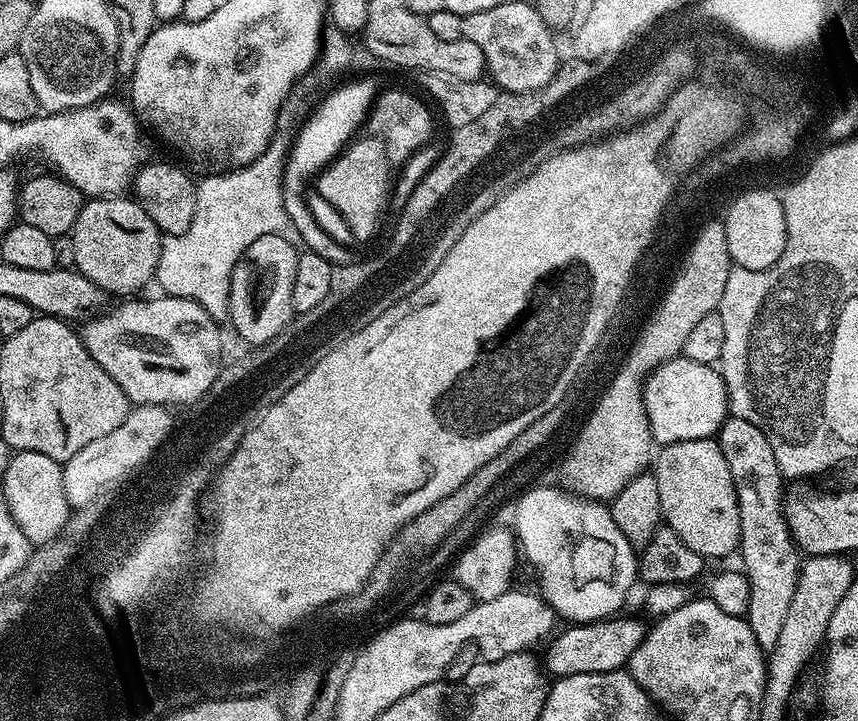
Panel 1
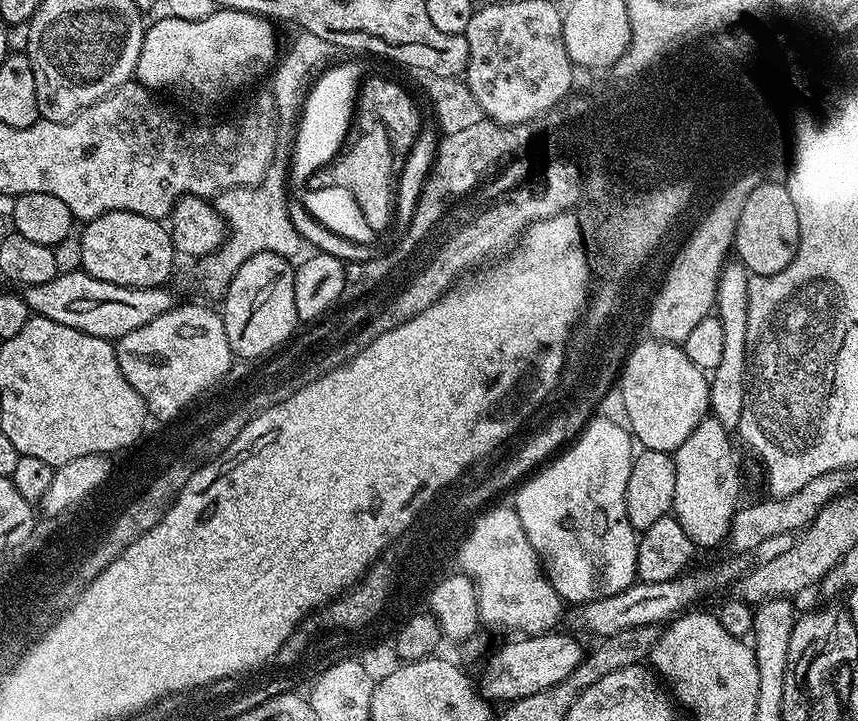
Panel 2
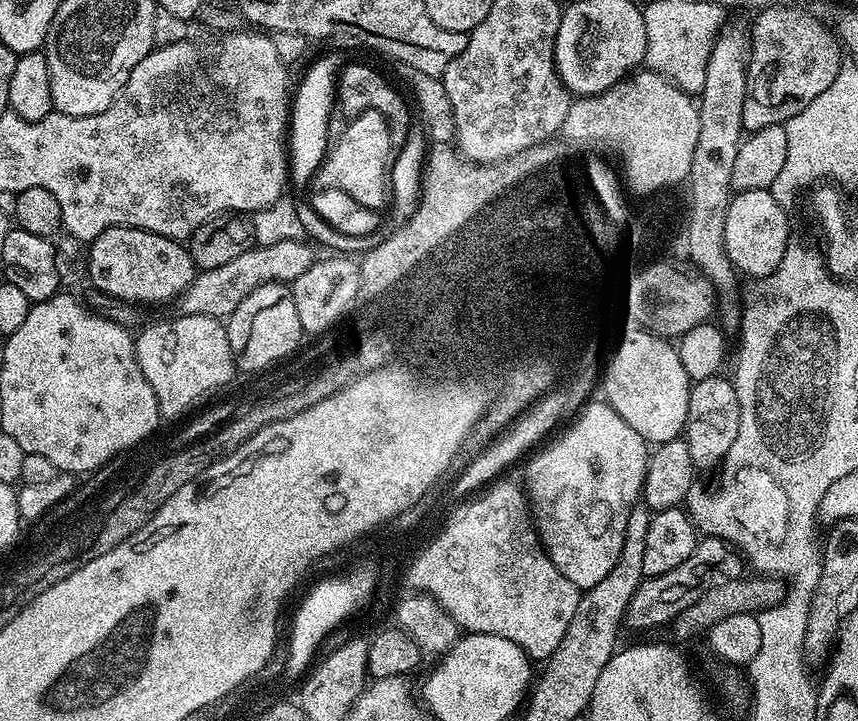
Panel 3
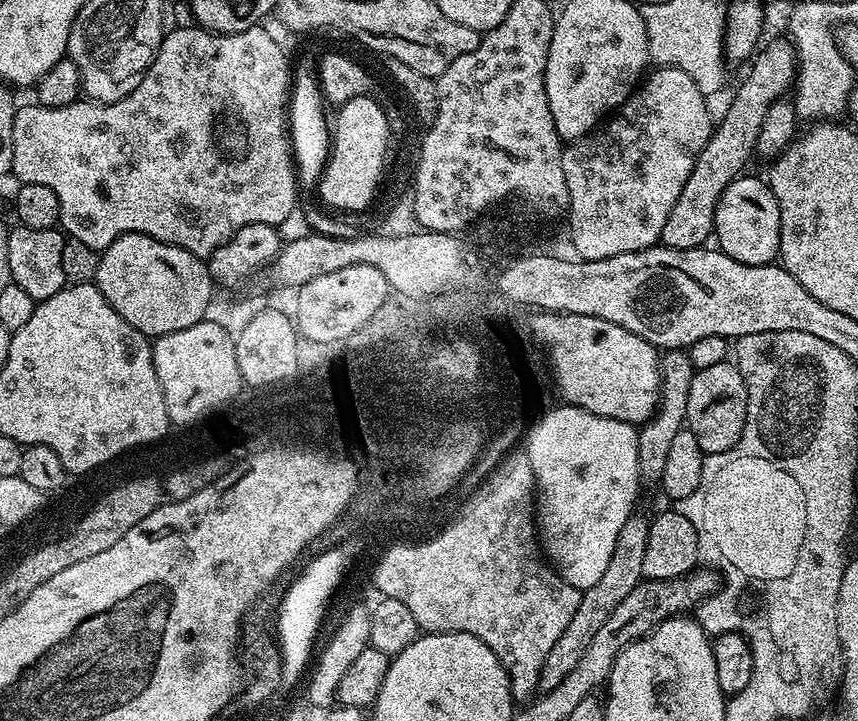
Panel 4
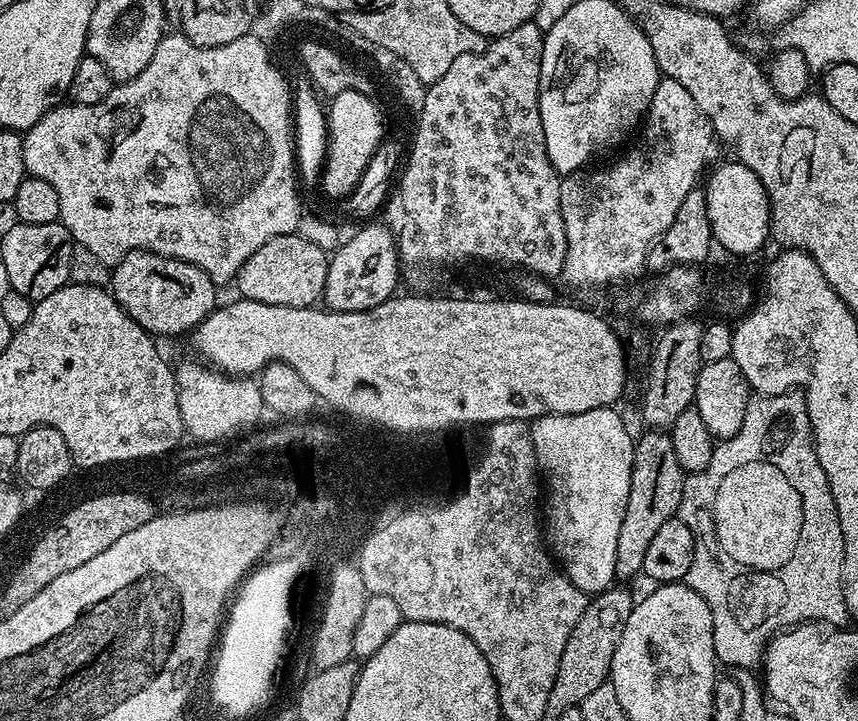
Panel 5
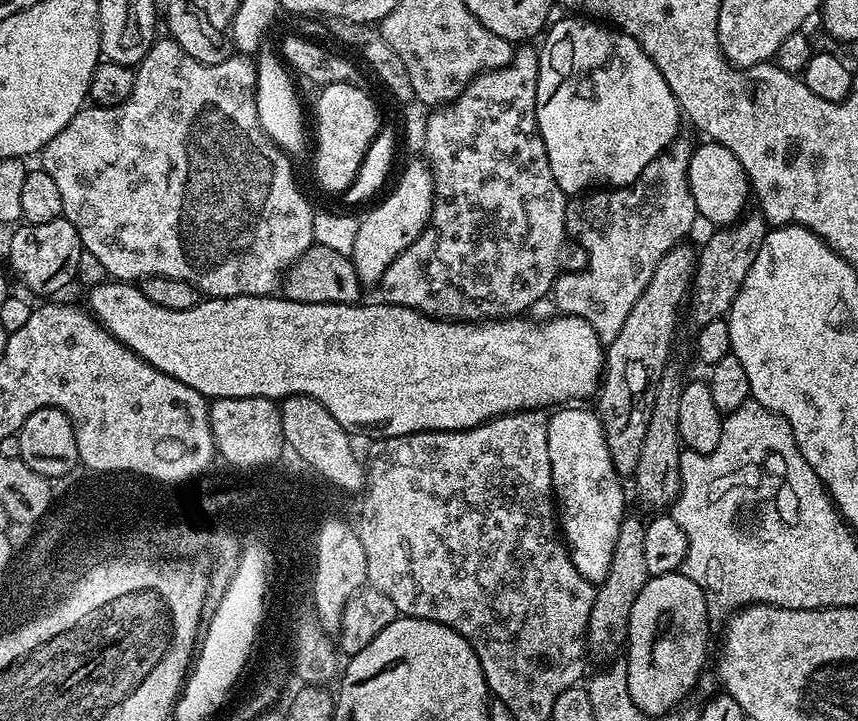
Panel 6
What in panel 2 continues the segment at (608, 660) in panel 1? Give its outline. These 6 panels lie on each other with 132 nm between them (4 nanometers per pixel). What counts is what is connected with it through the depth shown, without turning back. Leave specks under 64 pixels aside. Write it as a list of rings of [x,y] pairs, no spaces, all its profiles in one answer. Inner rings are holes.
[[[560,630],[545,632],[539,636],[525,635],[523,638],[512,638],[509,644],[504,644],[500,648],[500,652],[496,652],[484,664],[484,669],[480,672],[480,680],[478,676],[478,687],[481,696],[489,702],[511,702],[518,698],[526,698],[530,694],[538,694],[538,690],[546,690],[550,686],[558,686],[558,682],[562,682],[570,673],[580,665],[580,661],[584,659],[585,649],[580,649],[580,644],[575,635],[565,634],[563,636]]]

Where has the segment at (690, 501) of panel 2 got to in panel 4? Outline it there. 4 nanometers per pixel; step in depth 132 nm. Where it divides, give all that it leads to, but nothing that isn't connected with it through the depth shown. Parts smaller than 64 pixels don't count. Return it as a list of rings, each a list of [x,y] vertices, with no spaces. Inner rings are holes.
[[[723,360],[718,366],[697,368],[690,382],[690,402],[686,402],[686,427],[698,438],[698,446],[705,454],[725,452],[742,438],[747,405],[746,382],[735,363]]]

